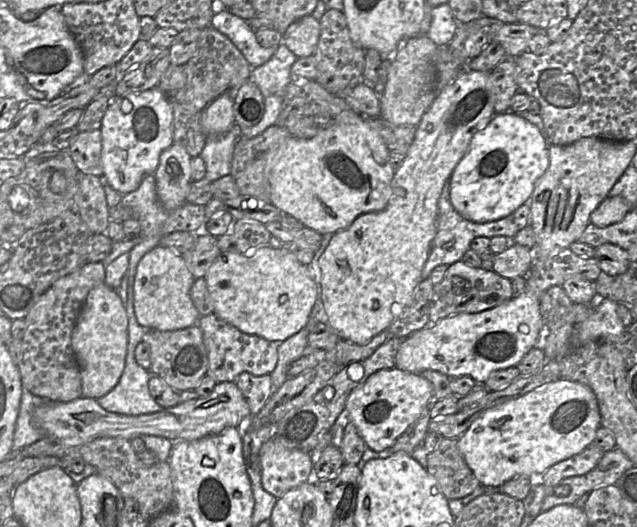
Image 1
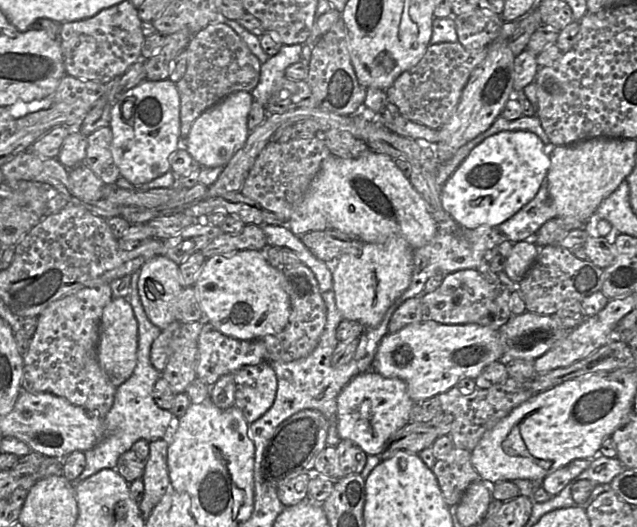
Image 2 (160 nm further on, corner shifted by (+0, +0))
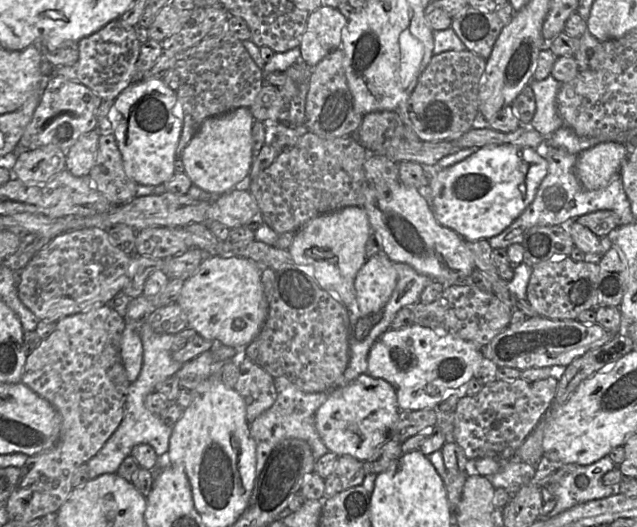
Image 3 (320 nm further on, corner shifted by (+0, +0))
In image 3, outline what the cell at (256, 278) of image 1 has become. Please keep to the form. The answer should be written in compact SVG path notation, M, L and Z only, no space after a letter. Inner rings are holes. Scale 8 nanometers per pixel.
M207 256L184 281L177 303L187 316L189 328L206 340L235 349L247 346L267 318L261 268L242 257Z

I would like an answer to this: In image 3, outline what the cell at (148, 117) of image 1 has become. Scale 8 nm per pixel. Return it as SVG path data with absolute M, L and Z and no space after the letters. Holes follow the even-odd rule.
M161 77L132 83L114 101L117 141L127 175L139 185L158 186L174 173L175 152L183 128L183 112L176 92Z

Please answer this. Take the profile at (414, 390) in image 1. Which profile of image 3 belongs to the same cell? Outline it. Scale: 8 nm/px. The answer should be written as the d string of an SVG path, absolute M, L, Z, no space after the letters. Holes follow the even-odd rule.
M364 373L350 383L330 391L326 401L316 411L315 426L330 452L366 461L389 438L399 413L393 386L383 379Z

